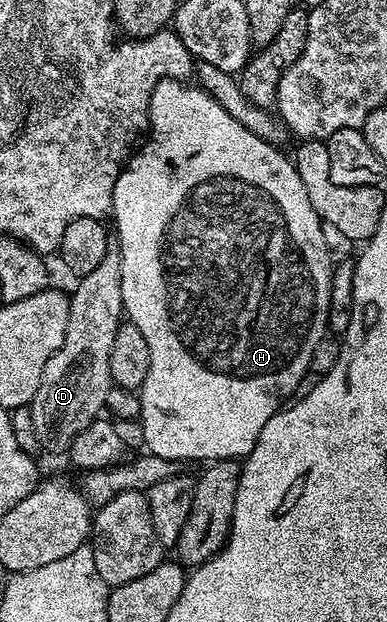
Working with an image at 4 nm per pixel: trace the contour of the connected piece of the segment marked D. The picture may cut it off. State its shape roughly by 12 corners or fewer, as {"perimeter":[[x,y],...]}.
{"perimeter":[[120,250],[69,293],[64,342],[29,402],[65,453],[103,415],[124,322]]}

